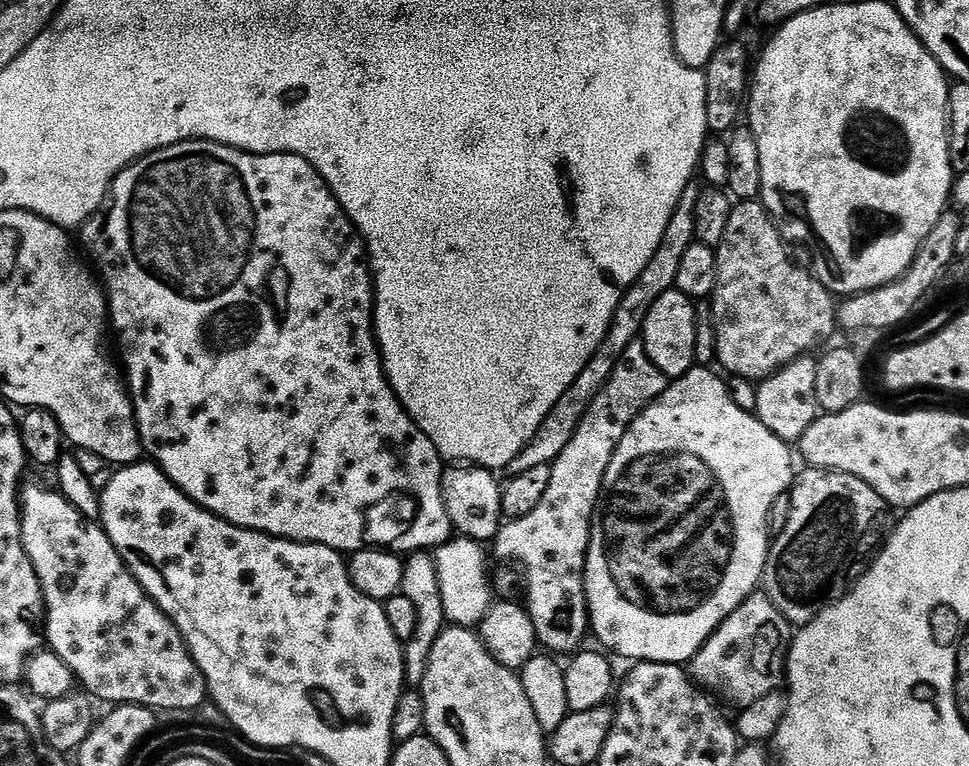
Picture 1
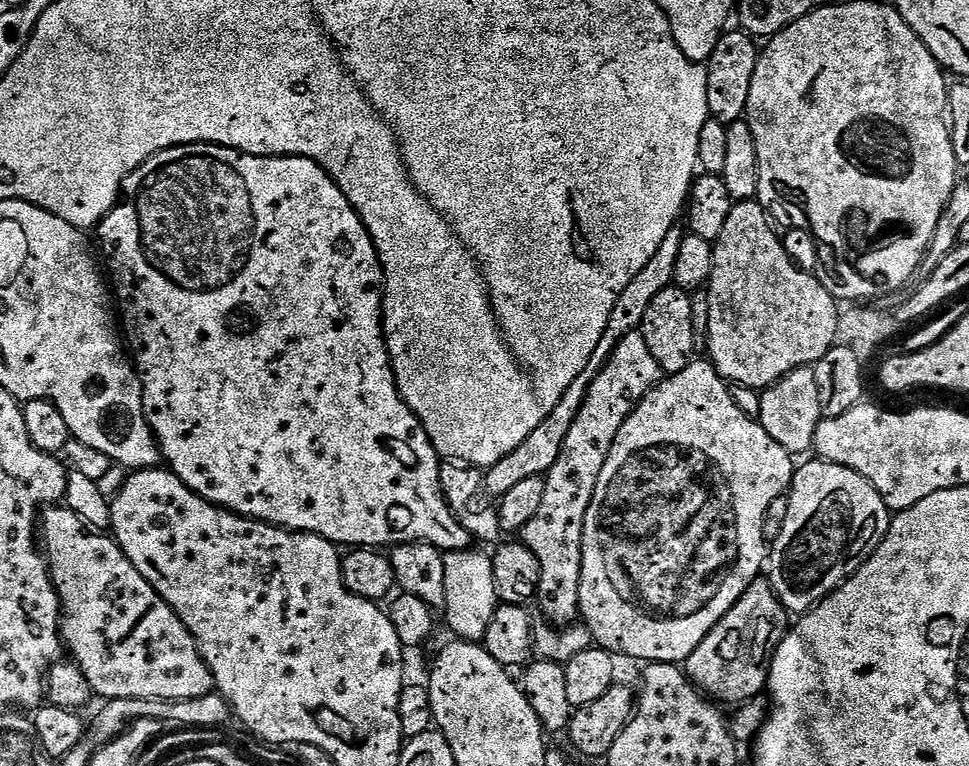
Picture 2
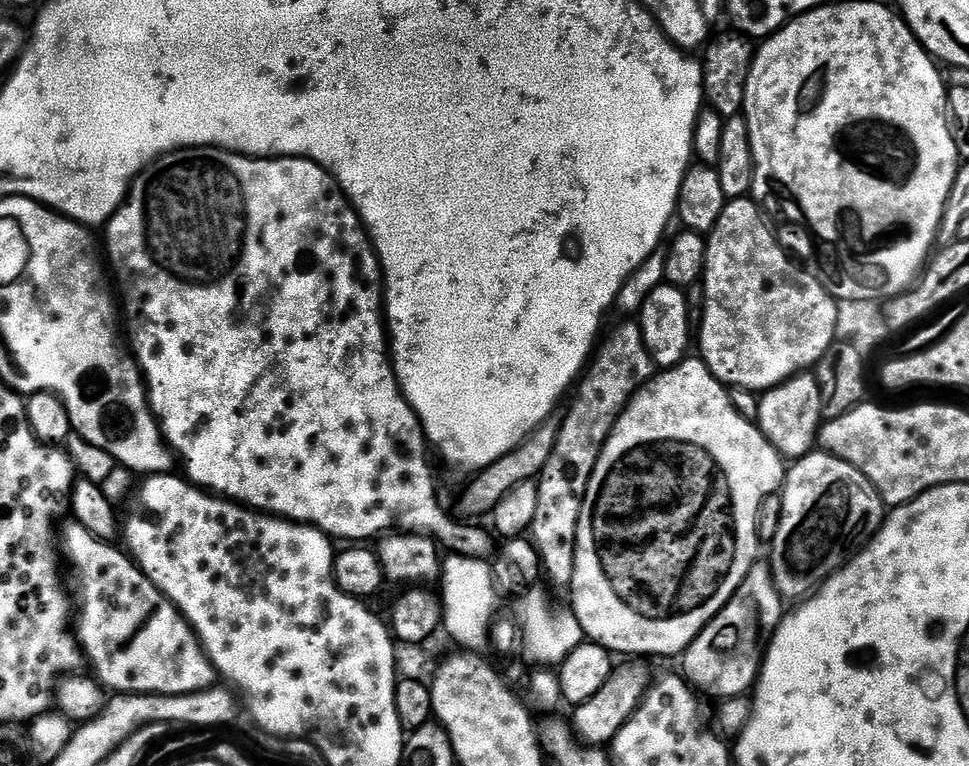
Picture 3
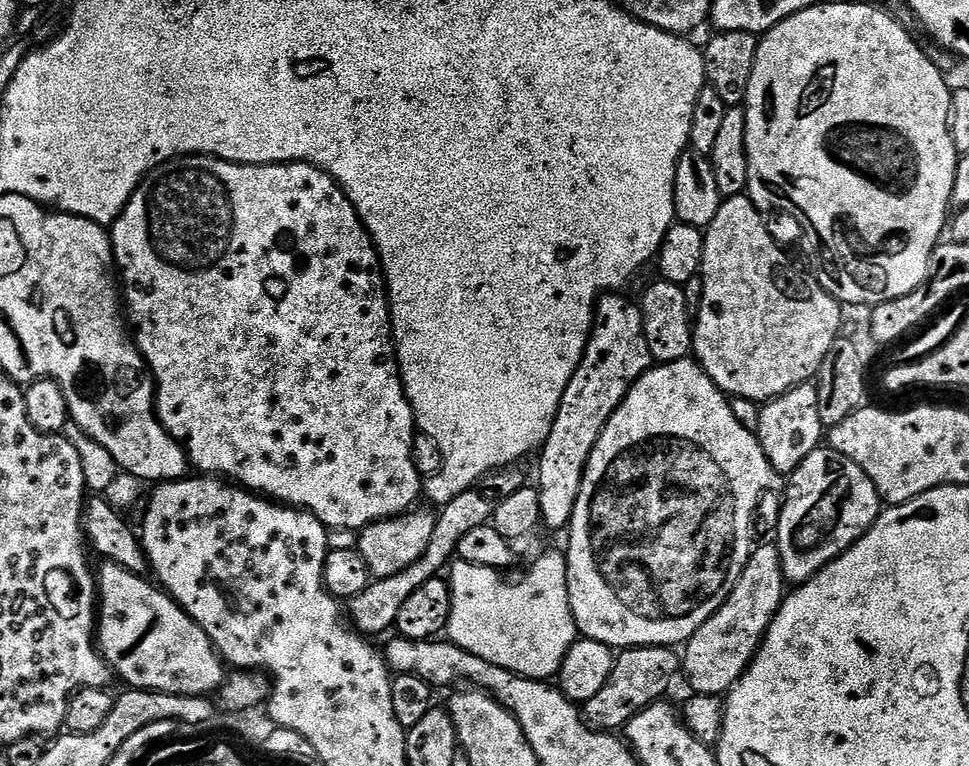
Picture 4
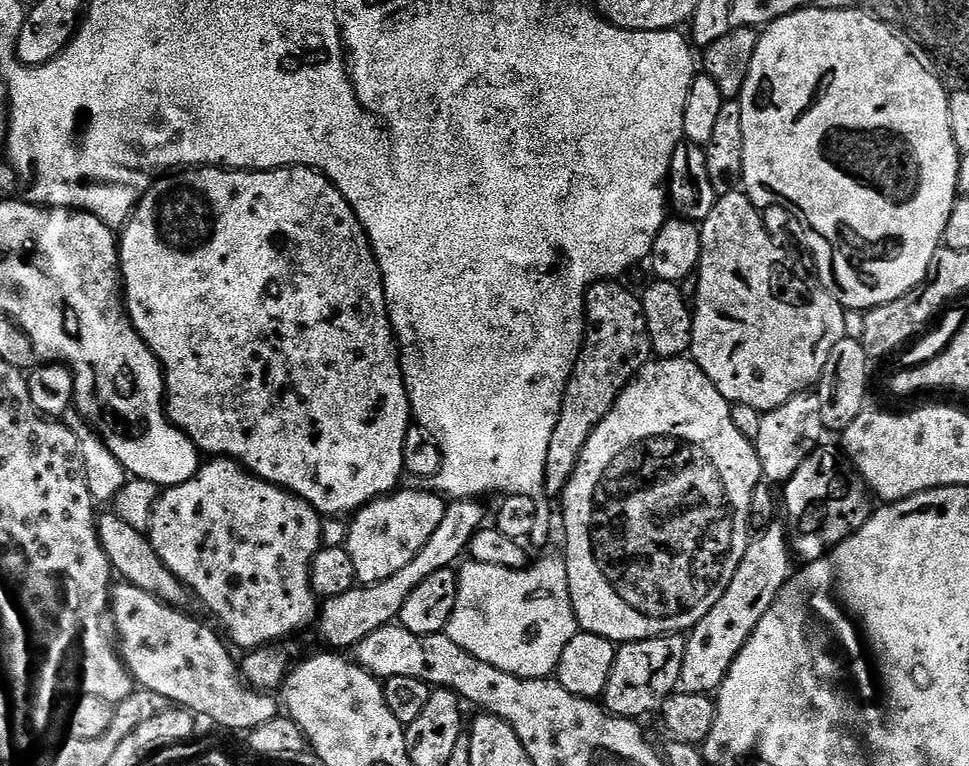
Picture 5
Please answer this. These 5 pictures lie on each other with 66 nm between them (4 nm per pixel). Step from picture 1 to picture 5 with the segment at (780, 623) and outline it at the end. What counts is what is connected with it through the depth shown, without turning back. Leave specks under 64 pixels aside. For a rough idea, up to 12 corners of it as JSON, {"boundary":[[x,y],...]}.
{"boundary":[[772,524],[687,633],[683,691],[712,694],[793,575]]}

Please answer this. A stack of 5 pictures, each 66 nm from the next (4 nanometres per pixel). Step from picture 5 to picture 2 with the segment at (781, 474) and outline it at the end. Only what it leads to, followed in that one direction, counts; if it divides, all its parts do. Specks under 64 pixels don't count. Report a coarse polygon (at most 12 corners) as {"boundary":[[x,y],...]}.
{"boundary":[[815,367],[763,389],[760,425],[789,454],[813,451]]}

